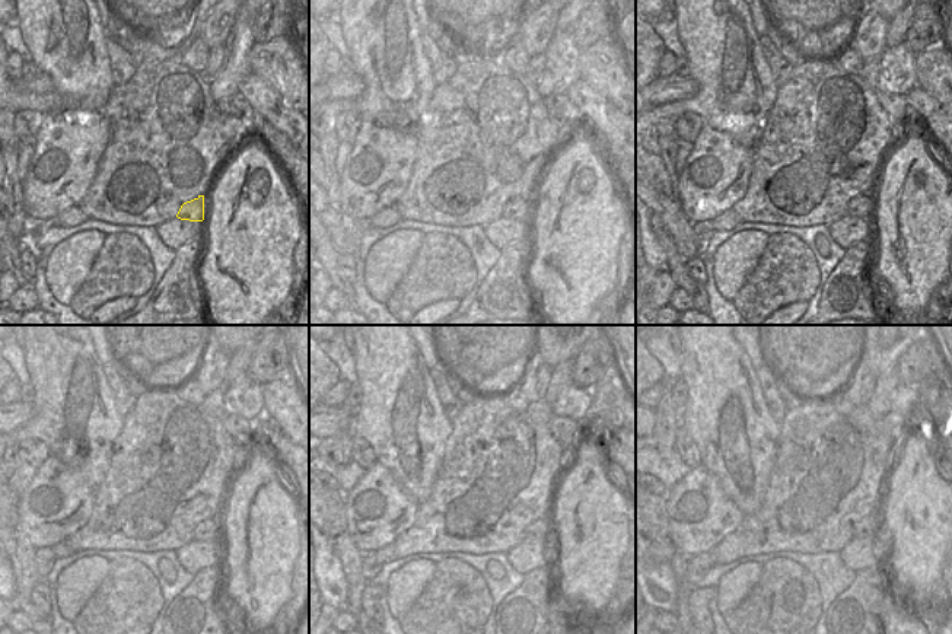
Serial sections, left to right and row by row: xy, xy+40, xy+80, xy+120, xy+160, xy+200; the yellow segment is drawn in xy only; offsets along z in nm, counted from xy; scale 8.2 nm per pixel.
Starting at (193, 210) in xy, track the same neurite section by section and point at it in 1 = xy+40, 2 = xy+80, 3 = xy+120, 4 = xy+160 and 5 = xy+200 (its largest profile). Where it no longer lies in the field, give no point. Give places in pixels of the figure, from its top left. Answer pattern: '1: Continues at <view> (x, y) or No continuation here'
1: Continues at xy+40 (516, 209)
2: Continues at xy+80 (862, 206)
3: Continues at xy+120 (206, 531)
4: Continues at xy+160 (535, 531)
5: Continues at xy+200 (865, 528)

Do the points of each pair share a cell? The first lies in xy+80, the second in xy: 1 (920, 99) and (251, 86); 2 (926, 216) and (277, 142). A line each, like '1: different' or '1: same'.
1: same
2: different

